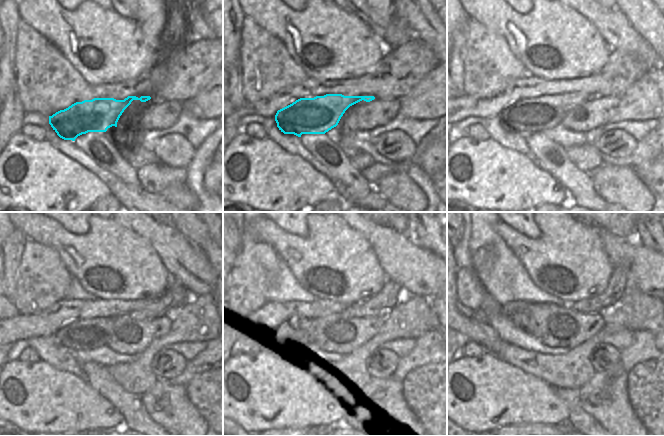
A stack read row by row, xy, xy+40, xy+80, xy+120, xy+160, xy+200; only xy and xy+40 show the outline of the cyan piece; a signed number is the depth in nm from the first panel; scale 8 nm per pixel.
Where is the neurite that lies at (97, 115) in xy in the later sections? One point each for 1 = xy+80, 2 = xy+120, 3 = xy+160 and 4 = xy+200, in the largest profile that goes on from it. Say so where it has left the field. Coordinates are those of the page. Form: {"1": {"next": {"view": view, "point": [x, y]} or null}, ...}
{"1": {"next": {"view": "xy+80", "point": [528, 115]}}, "2": {"next": {"view": "xy+120", "point": [83, 335]}}, "3": {"next": {"view": "xy+160", "point": [378, 305]}}, "4": {"next": {"view": "xy+200", "point": [611, 298]}}}

